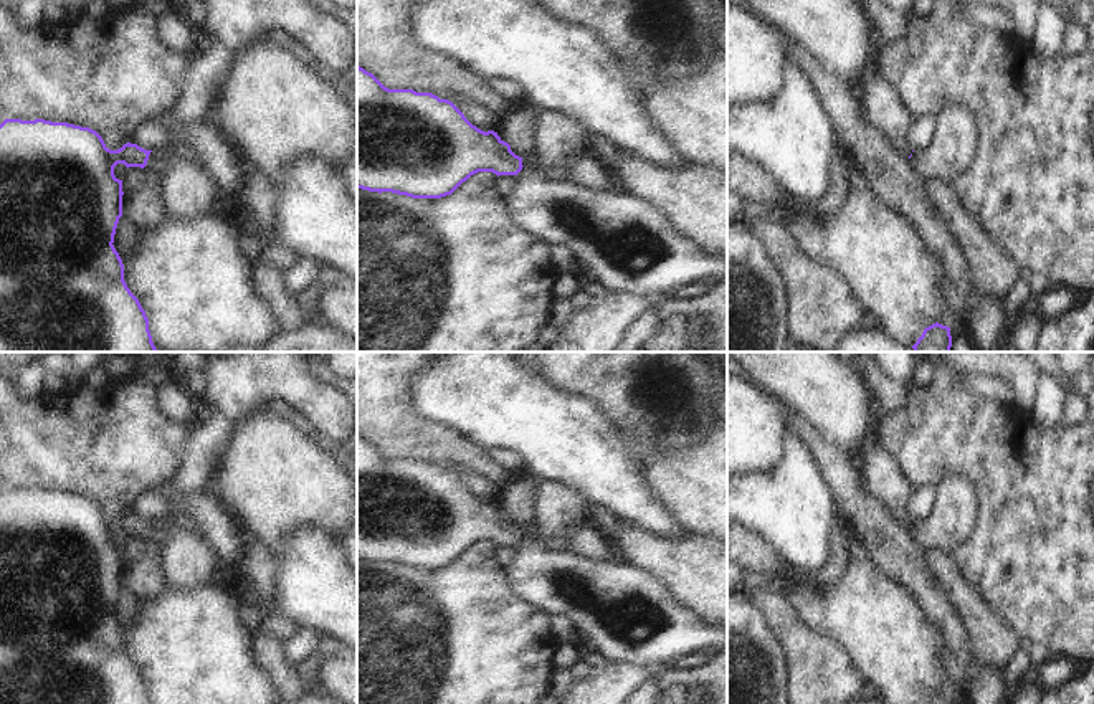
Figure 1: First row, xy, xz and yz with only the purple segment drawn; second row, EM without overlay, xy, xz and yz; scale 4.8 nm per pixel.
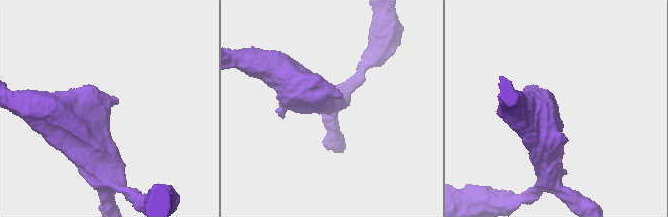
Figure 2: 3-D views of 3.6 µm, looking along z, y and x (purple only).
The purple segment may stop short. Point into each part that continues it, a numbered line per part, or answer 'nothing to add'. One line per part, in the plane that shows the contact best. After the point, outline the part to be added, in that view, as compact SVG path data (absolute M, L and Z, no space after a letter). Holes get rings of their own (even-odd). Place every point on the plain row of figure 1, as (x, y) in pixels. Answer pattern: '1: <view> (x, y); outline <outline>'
1: xy (159, 531); outline M152 521L144 537L145 542L162 547L172 532L174 521Z

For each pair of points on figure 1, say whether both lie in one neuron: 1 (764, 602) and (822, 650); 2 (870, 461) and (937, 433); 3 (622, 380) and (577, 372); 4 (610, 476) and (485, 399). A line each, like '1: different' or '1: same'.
1: same
2: different
3: same
4: same

